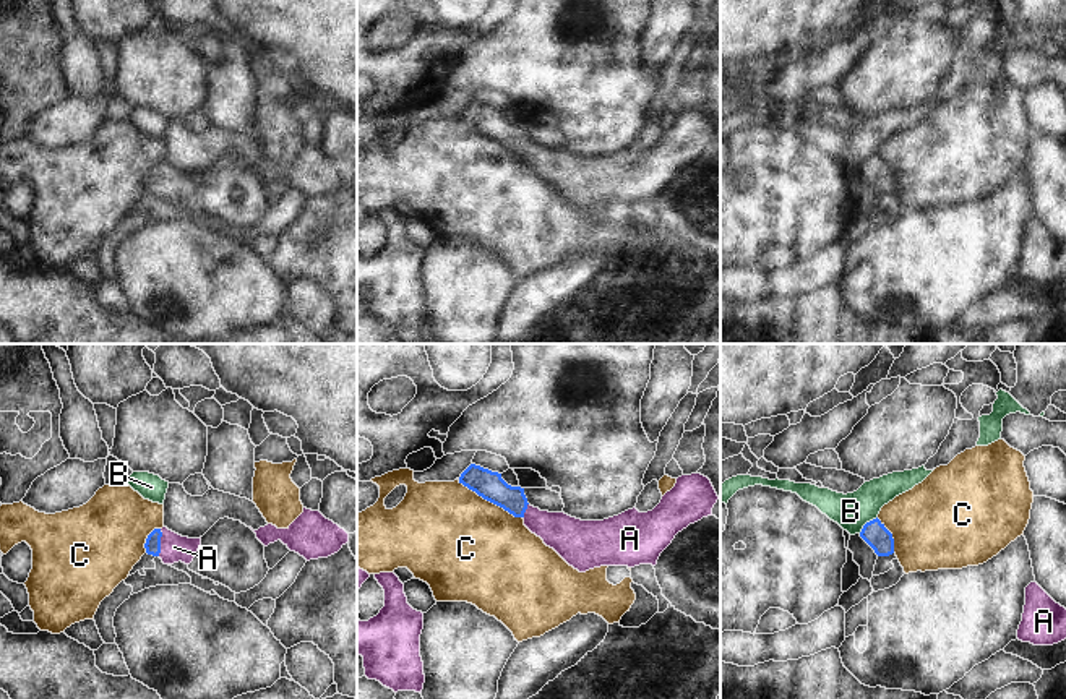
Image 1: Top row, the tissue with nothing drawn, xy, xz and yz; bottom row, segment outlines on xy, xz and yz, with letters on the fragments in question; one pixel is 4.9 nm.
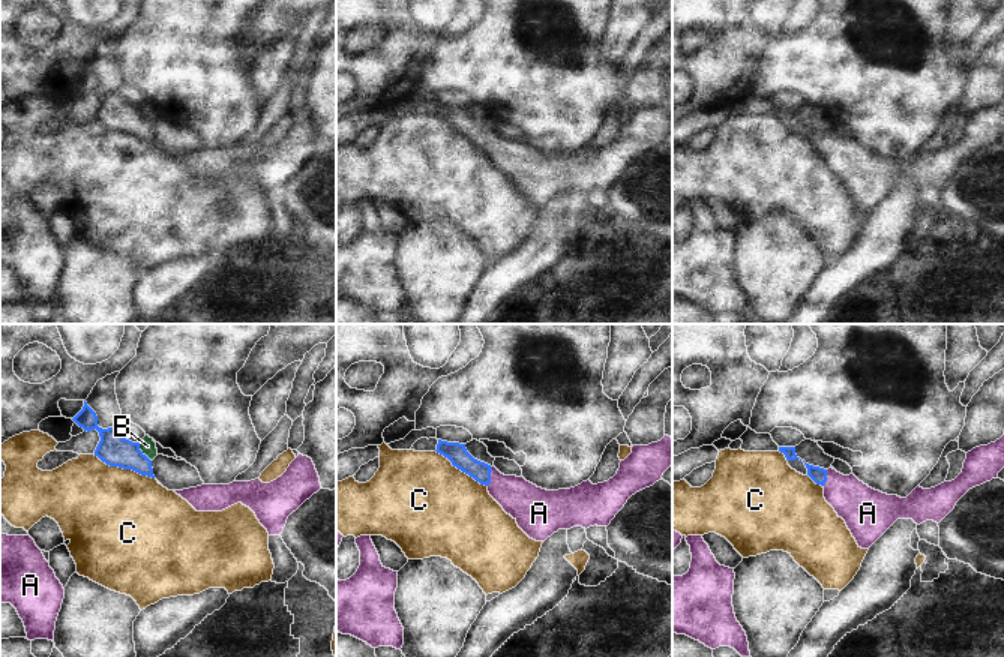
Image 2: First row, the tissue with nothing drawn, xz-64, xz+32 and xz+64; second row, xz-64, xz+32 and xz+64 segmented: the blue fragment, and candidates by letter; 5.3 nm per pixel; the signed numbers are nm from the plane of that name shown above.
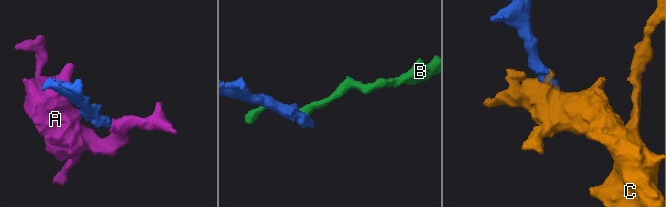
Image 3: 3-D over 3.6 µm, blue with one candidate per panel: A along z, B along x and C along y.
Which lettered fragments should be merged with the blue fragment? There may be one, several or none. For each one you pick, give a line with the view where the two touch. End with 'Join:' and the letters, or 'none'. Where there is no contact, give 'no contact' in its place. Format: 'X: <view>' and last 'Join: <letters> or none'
A: xy
Join: A

